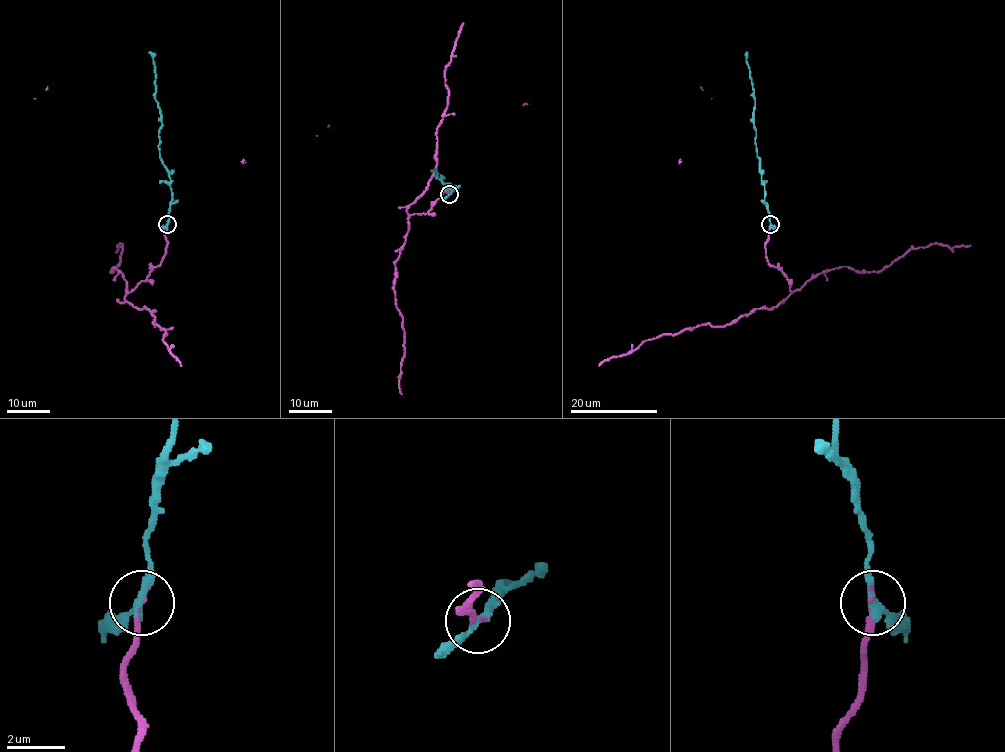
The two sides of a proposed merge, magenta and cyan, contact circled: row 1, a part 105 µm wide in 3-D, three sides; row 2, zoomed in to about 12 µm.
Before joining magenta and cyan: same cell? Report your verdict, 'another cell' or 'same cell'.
same cell

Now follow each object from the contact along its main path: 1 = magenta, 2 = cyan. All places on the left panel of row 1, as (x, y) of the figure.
1: (167, 224), (161, 264), (125, 300), (148, 308), (154, 327), (163, 328), (163, 341), (181, 366)
2: (167, 224), (173, 193), (169, 172), (160, 156), (158, 130), (162, 119), (155, 99), (155, 67), (149, 52)

